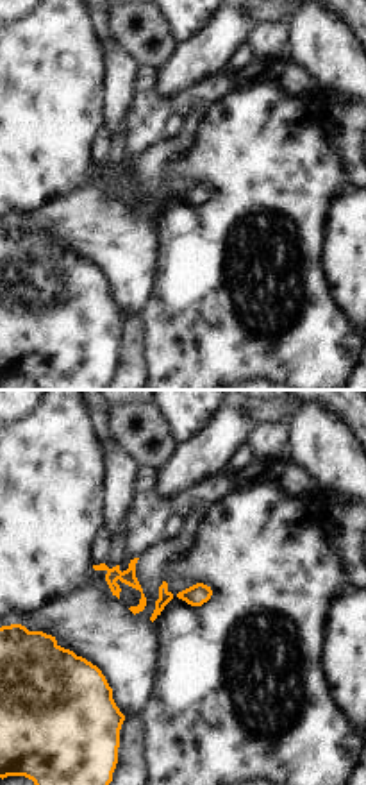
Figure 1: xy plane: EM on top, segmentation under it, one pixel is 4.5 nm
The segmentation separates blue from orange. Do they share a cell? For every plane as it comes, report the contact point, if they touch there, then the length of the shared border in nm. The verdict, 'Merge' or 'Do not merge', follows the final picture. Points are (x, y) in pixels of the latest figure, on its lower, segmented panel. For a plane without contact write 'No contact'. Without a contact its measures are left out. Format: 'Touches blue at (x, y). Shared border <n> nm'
No contact

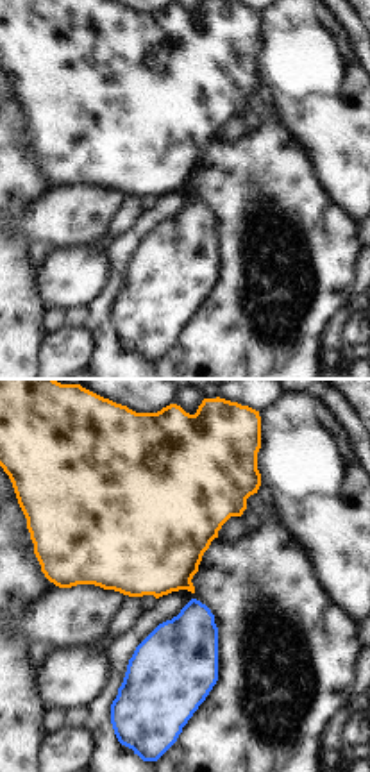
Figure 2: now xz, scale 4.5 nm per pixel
No contact

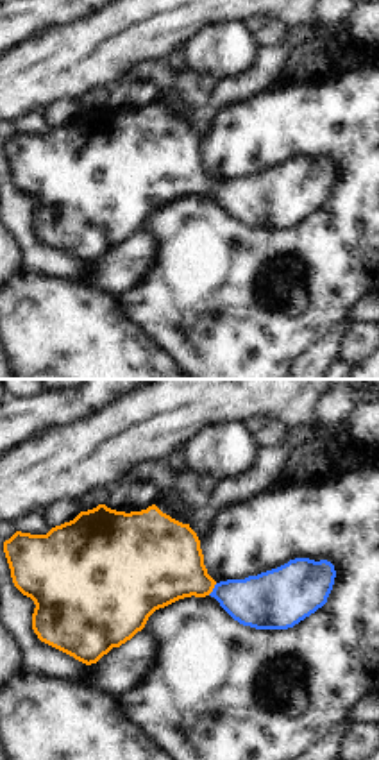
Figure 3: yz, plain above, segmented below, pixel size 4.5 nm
Touches blue at (213, 589). Shared border 70 nm

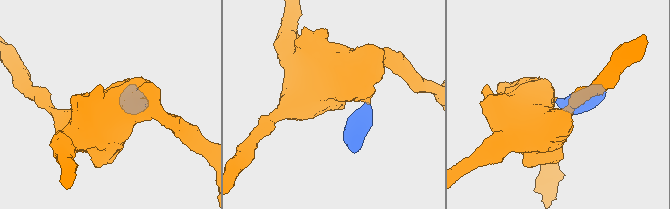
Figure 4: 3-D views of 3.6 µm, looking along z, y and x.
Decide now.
Merge

